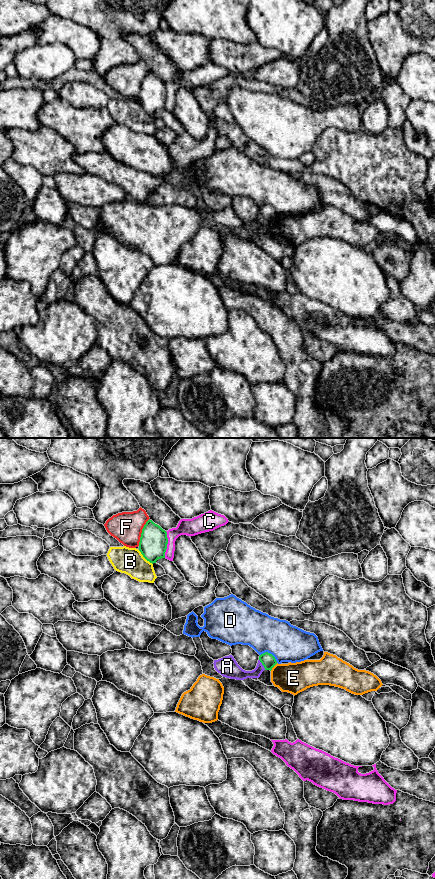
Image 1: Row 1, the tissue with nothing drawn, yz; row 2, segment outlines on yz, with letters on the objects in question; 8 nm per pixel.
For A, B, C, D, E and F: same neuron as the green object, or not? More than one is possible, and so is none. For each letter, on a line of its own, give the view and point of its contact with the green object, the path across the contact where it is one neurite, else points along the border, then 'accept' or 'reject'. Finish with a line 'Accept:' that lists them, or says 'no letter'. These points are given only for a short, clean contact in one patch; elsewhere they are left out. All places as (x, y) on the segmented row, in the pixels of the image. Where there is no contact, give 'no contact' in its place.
A: meets green in yz at (262, 664); border along yz (259, 659), (265, 669); reject
B: meets green in yz at (145, 558); border along yz (138, 550), (152, 564); reject
C: meets green in yz at (167, 543); reject
D: meets green in yz at (269, 653); reject
E: meets green in yz at (273, 666); reject
F: meets green in yz at (142, 532); reject
Accept: no letter

